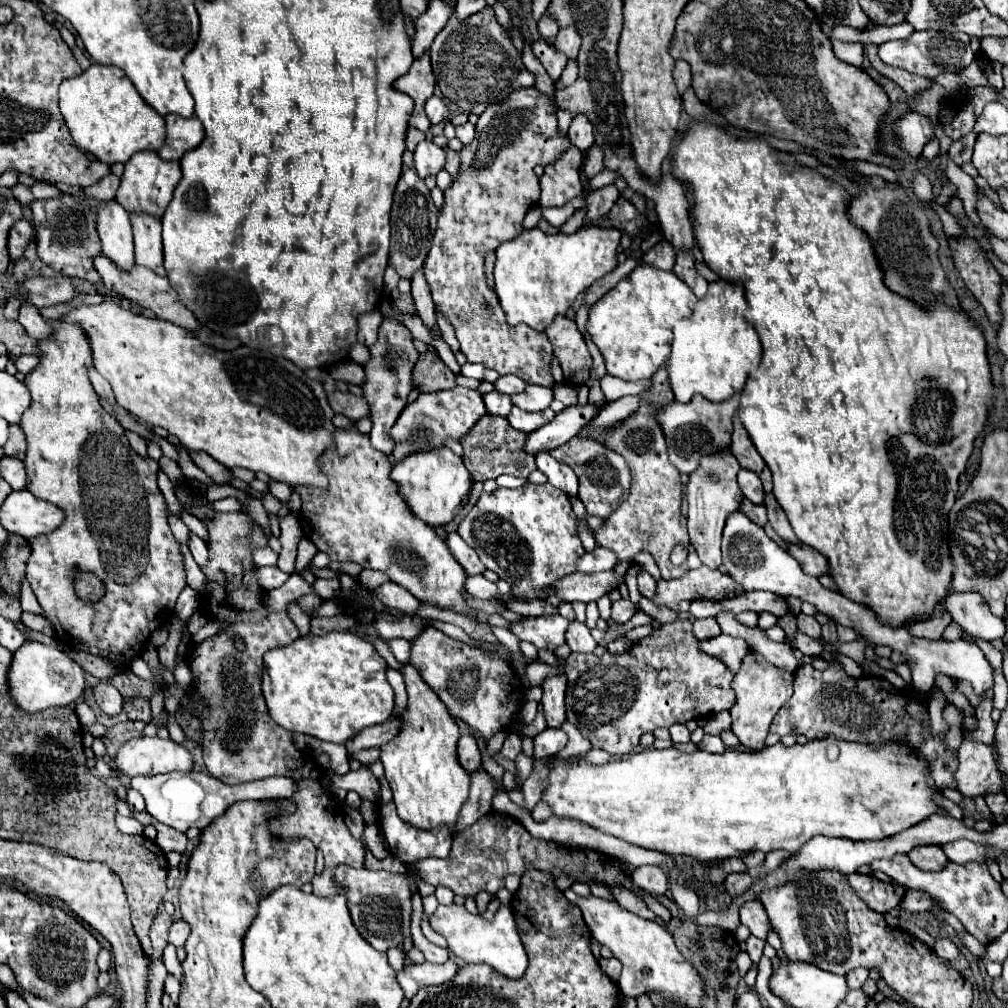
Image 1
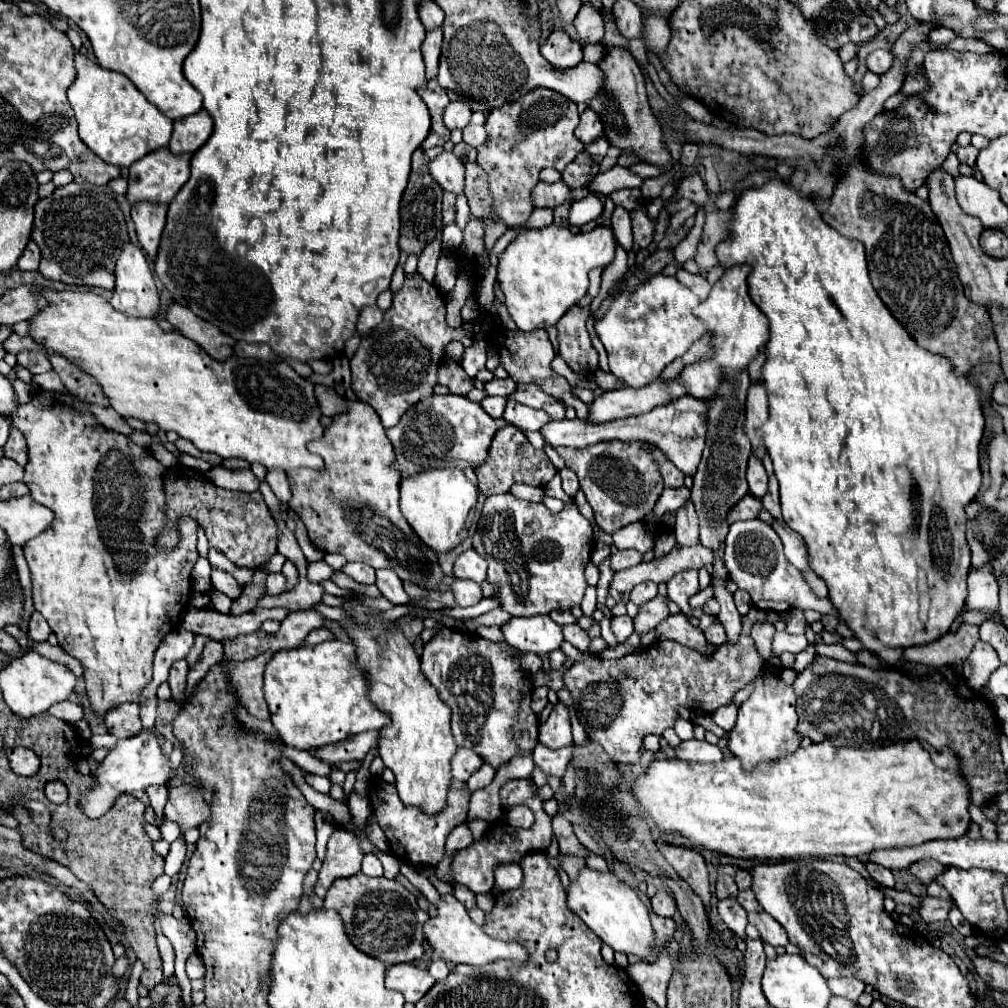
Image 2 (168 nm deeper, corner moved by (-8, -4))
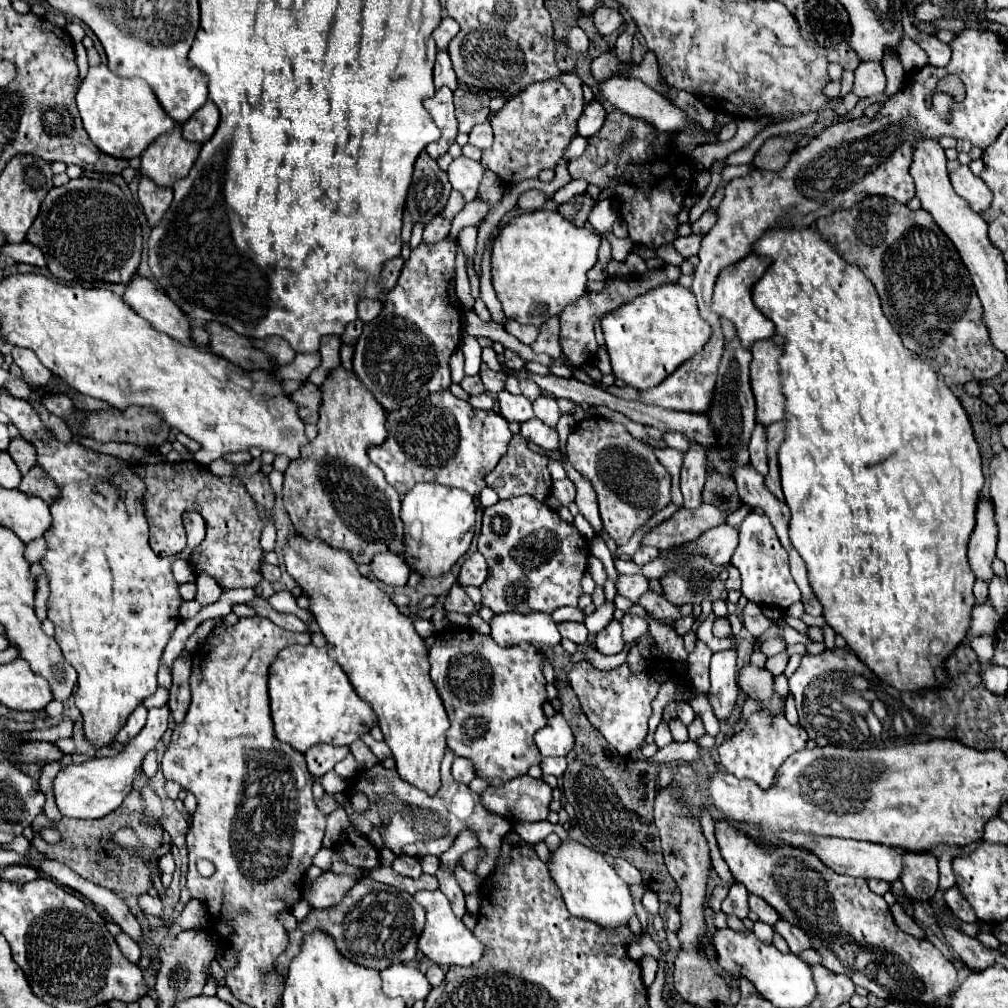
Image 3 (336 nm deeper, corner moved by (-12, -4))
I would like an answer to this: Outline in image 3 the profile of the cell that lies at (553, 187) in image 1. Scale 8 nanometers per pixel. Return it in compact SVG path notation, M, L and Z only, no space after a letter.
M527 190L519 196L519 206L523 210L541 210L547 202L547 196L541 190Z

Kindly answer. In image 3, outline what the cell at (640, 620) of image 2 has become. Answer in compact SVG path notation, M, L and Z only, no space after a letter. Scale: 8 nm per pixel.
M625 614L625 616L623 616L623 620L621 620L621 624L623 624L623 638L625 638L625 642L627 642L627 644L629 644L629 642L633 642L633 640L637 640L639 636L649 634L647 620L645 620L645 618L641 618L641 616Z

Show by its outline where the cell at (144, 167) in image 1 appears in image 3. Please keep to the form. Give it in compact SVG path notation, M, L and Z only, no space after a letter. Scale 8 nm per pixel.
M181 126L173 134L163 134L141 154L139 174L151 178L157 186L173 188L173 184L189 174L201 146L181 138Z

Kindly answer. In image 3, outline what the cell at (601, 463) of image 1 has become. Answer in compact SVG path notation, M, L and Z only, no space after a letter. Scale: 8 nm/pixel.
M605 418L583 420L569 434L565 452L573 468L593 484L605 532L617 546L627 544L639 526L671 502L671 476L657 460L655 448L633 438L623 424Z

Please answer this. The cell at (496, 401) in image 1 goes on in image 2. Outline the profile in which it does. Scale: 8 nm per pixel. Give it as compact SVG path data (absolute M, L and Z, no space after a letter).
M485 396L481 402L481 408L493 416L493 418L501 418L503 416L503 410L505 410L505 398L501 396Z

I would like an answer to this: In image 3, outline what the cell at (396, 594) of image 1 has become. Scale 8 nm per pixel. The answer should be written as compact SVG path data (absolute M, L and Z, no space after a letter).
M377 554L377 558L373 558L371 562L371 572L383 584L401 588L407 584L411 568L407 566L407 562L401 562L401 558L397 558L395 554Z

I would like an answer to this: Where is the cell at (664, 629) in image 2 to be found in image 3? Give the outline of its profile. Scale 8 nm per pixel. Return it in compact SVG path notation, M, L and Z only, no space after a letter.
M655 592L645 594L645 598L641 598L639 604L645 610L649 610L657 620L665 620L669 624L675 624L681 618L681 610L677 606L673 606L667 598L663 598L663 596L655 594Z

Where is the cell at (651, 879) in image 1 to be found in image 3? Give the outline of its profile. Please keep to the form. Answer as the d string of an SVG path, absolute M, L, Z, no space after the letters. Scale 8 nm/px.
M669 906L669 908L665 910L665 924L667 924L667 928L669 928L671 932L677 932L677 930L679 930L679 912L677 912L677 908Z

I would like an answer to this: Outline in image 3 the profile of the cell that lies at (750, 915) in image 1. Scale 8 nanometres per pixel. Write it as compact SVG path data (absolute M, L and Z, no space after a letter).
M779 920L779 922L775 924L775 932L779 932L779 934L787 940L787 944L789 944L789 948L791 948L793 954L799 952L799 950L811 948L809 936L807 936L799 926L793 926L793 924L785 922L785 920Z

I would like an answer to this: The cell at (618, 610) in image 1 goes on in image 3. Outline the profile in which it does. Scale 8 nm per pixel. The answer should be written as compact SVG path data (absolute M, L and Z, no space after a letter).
M611 620L599 634L595 640L595 648L601 654L619 654L623 650L625 642L623 642L623 630L621 630L621 622L619 620Z

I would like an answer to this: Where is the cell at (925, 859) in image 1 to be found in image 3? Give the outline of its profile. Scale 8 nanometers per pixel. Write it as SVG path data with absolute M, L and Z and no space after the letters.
M907 852L901 882L911 898L929 902L937 892L937 882L939 882L937 858L933 858L931 854Z

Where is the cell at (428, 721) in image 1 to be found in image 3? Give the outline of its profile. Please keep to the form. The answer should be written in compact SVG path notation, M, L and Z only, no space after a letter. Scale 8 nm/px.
M291 538L283 554L287 572L311 598L309 610L315 614L317 624L325 634L327 642L333 644L333 658L347 672L357 696L365 700L379 718L379 728L385 736L385 744L393 752L399 776L415 788L427 792L429 796L435 796L441 788L439 766L447 750L445 732L449 730L449 718L439 698L439 692L429 676L425 642L415 632L411 618L401 614L377 584L361 576L355 562L343 550L333 550L331 546L325 546L325 542L317 540L309 542L305 538Z

